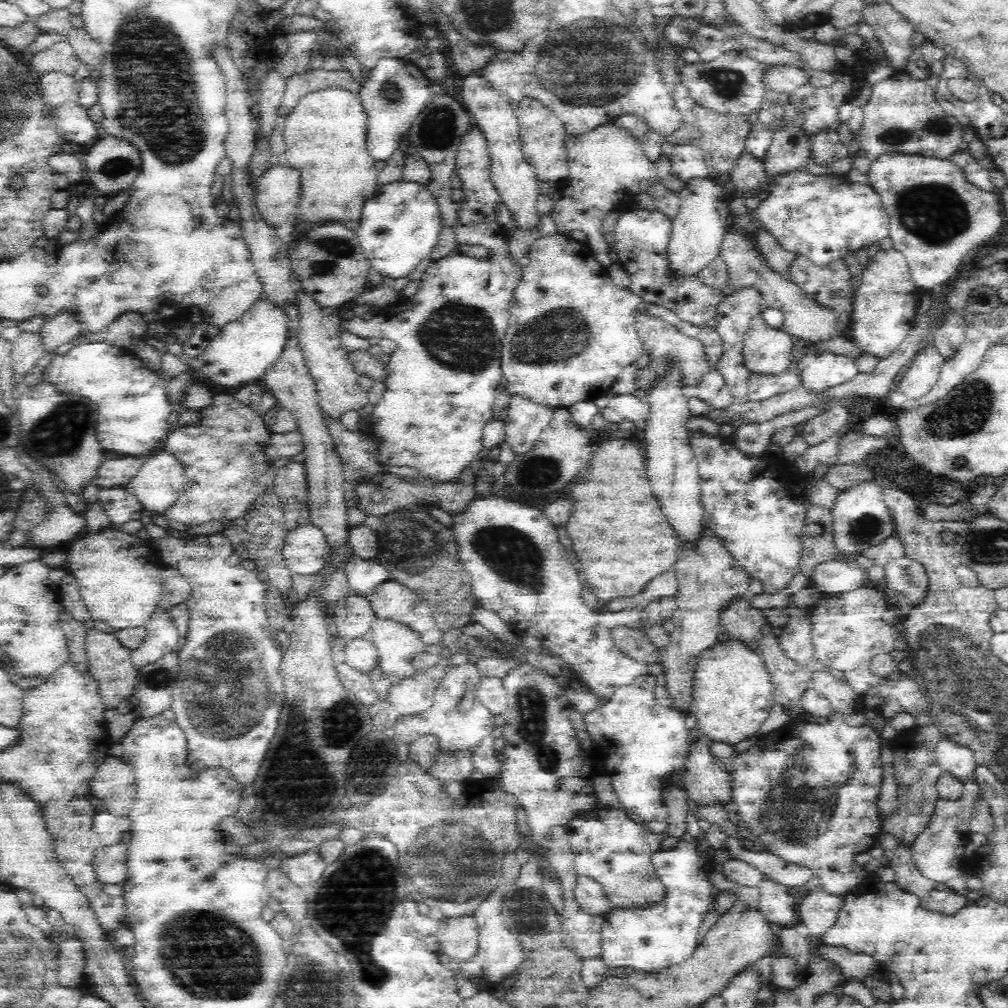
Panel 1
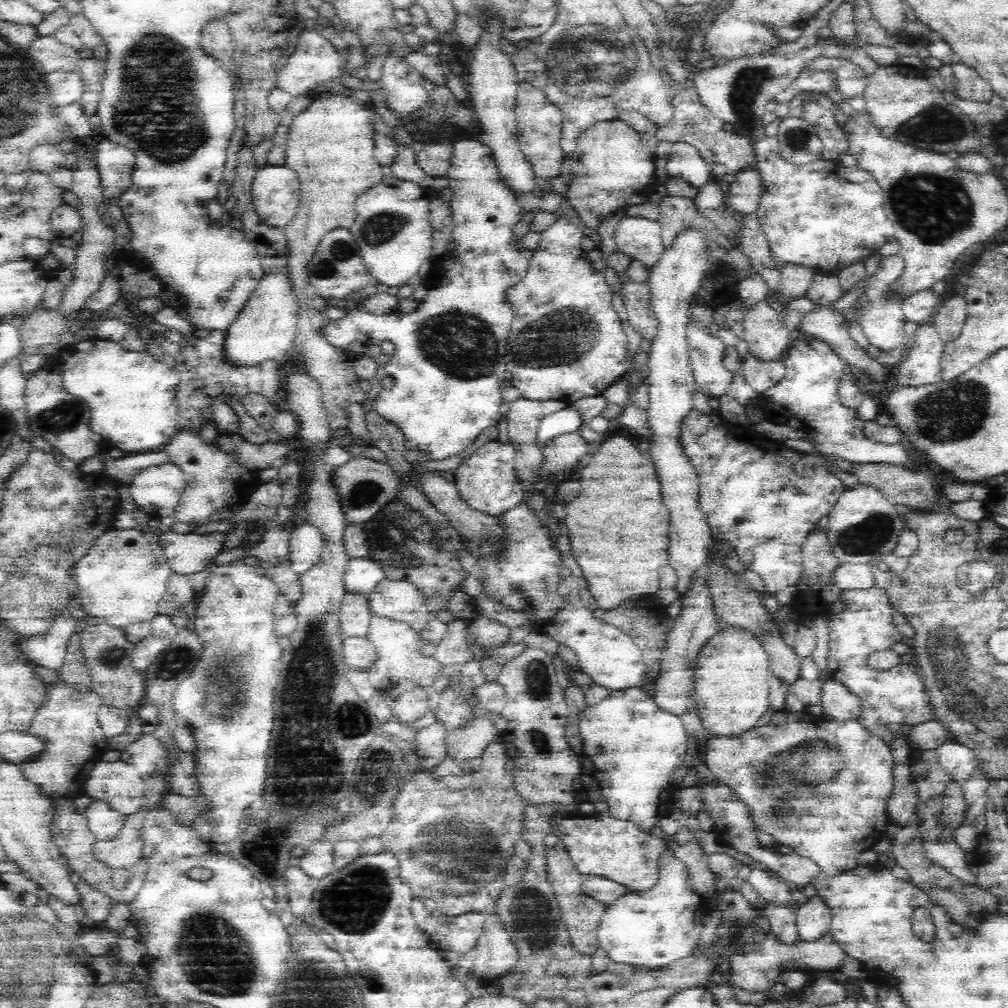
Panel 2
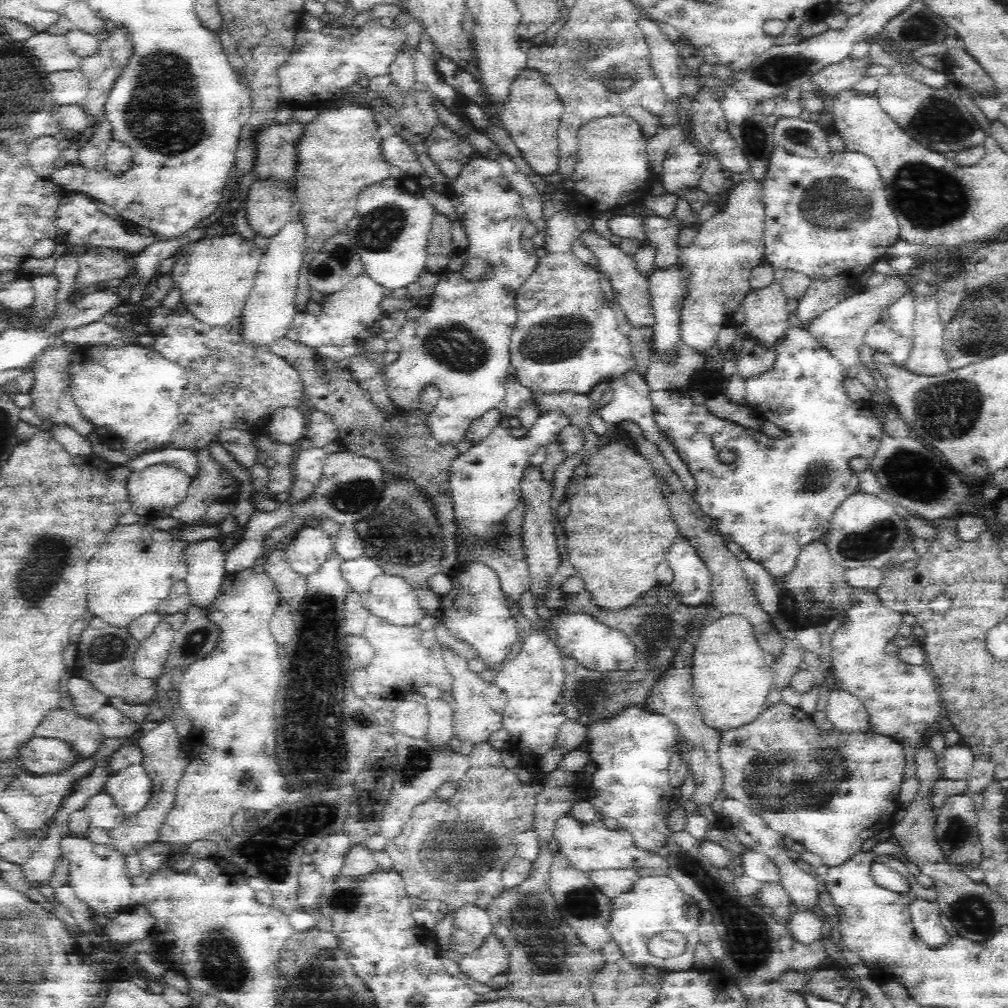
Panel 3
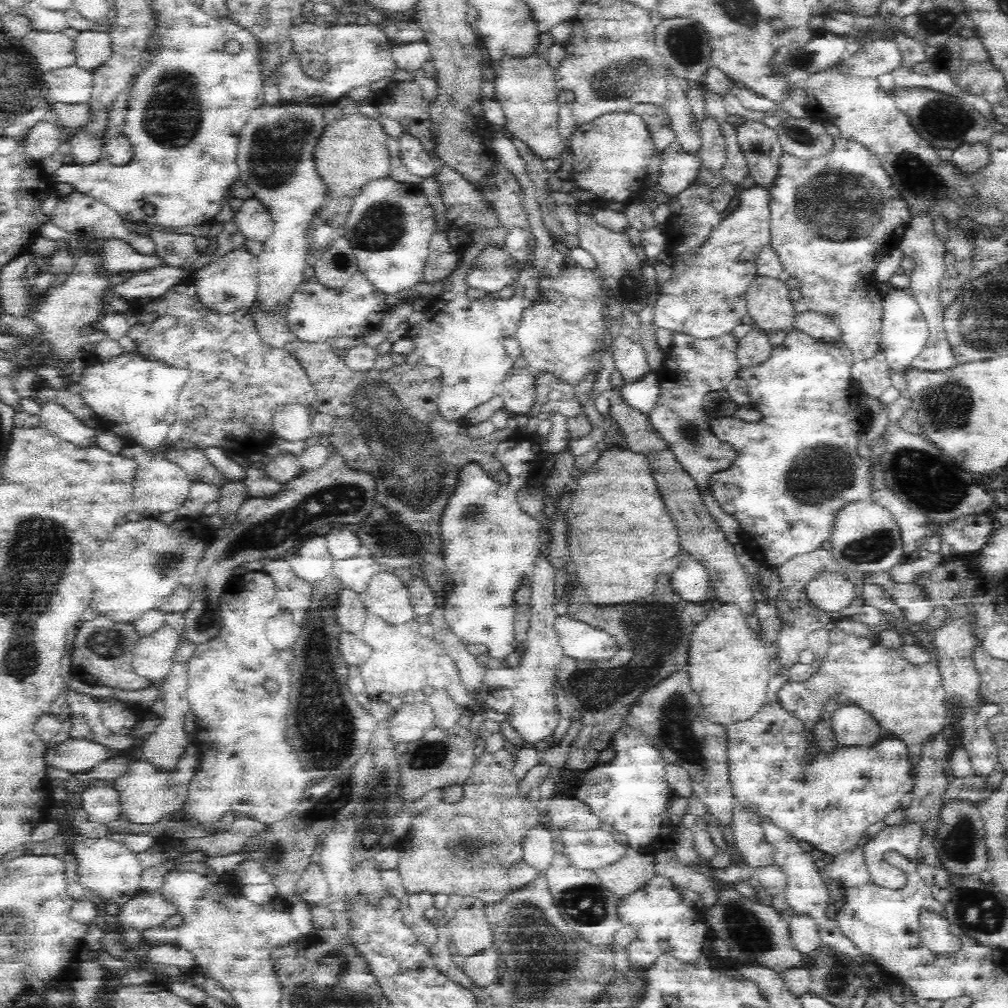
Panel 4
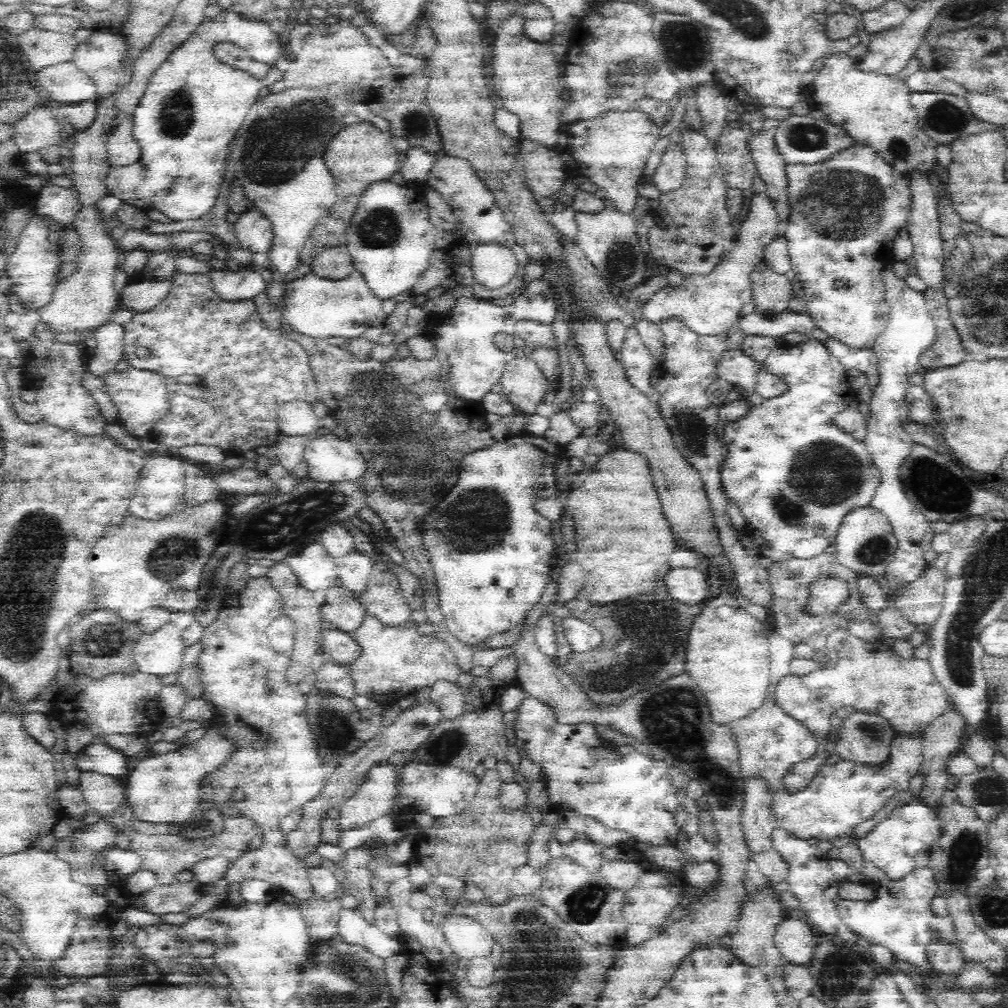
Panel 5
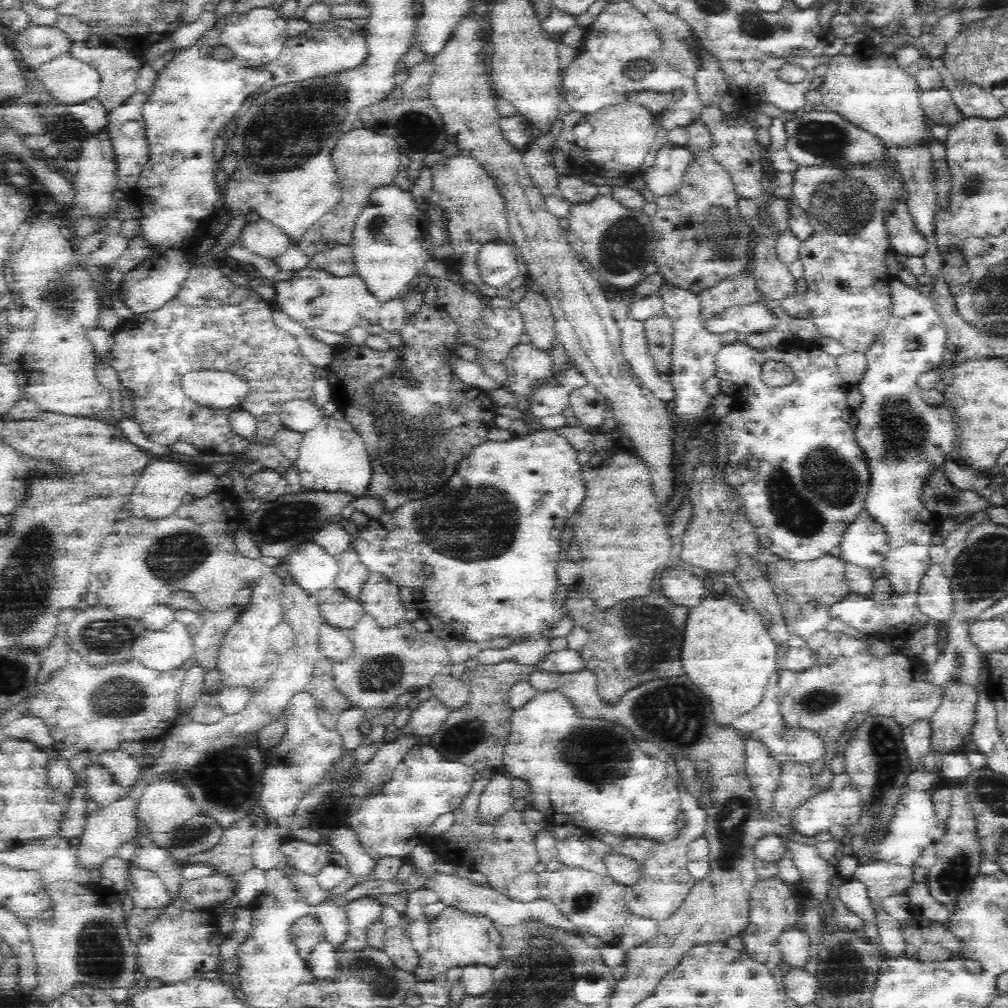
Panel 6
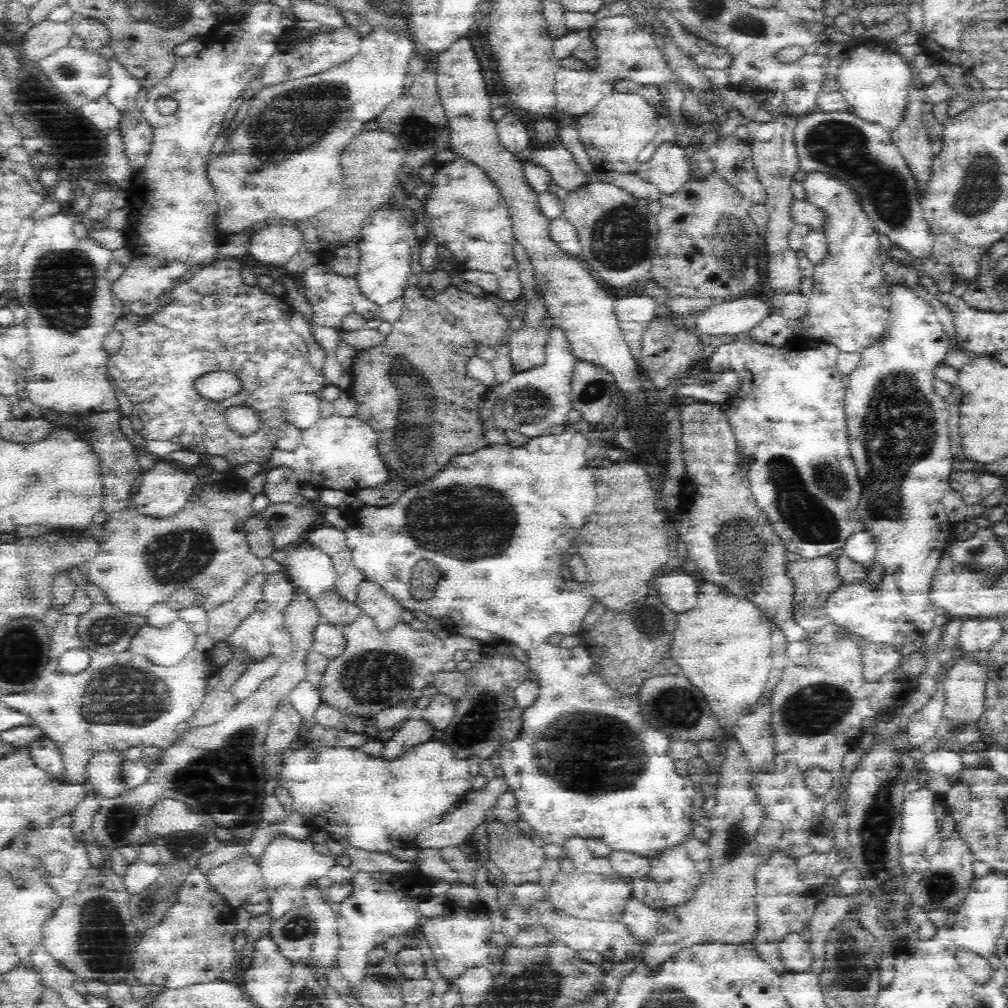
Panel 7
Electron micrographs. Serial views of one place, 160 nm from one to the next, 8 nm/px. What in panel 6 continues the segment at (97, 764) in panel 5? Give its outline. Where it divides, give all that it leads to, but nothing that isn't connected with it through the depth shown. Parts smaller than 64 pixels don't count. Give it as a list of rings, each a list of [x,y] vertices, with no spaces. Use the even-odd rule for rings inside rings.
[[[120,750],[98,754],[97,760],[113,775],[116,784],[126,789],[136,785],[145,769],[141,758],[131,757]]]

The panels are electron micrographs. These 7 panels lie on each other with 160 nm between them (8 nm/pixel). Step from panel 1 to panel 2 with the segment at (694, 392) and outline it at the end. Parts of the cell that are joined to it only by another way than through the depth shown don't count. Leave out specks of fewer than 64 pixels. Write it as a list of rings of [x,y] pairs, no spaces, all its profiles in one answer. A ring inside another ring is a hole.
[[[689,319],[687,322],[687,343],[689,359],[696,382],[695,390],[705,396],[714,396],[714,398],[720,398],[726,394],[733,379],[733,372],[726,370],[726,366],[722,364],[725,350],[725,344],[722,339],[714,335],[714,333],[710,333],[710,330],[706,329],[706,327],[698,325],[698,322],[694,321],[694,319]]]

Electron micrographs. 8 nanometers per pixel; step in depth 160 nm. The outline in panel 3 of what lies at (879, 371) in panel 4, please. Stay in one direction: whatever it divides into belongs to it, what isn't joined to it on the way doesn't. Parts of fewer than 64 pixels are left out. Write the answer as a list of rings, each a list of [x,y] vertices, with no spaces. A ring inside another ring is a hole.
[[[878,322],[870,326],[864,338],[866,346],[872,348],[874,354],[888,354],[897,365],[903,365],[910,356],[912,344],[895,336],[885,324]]]

